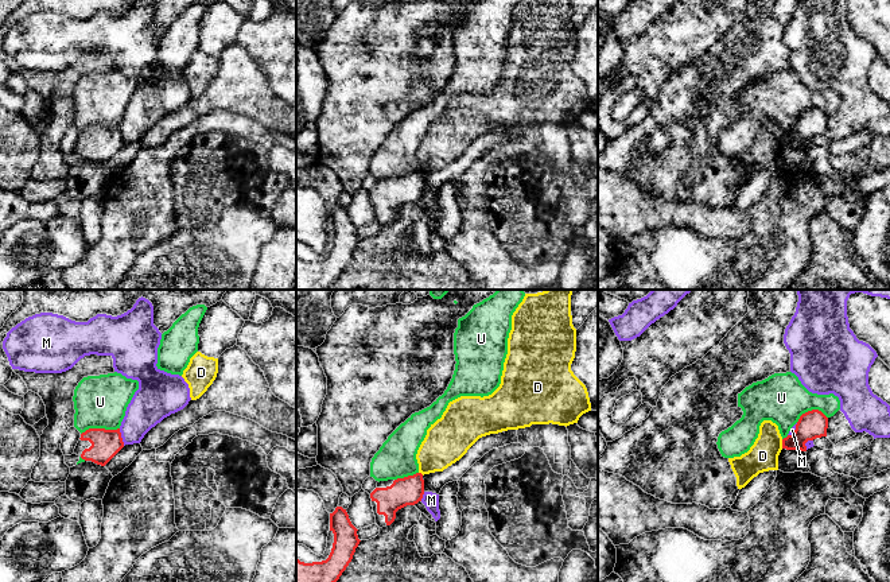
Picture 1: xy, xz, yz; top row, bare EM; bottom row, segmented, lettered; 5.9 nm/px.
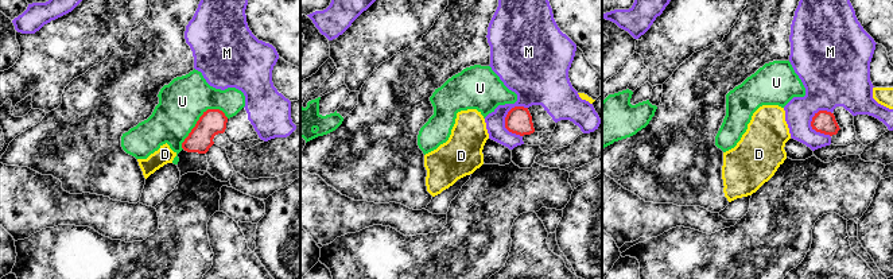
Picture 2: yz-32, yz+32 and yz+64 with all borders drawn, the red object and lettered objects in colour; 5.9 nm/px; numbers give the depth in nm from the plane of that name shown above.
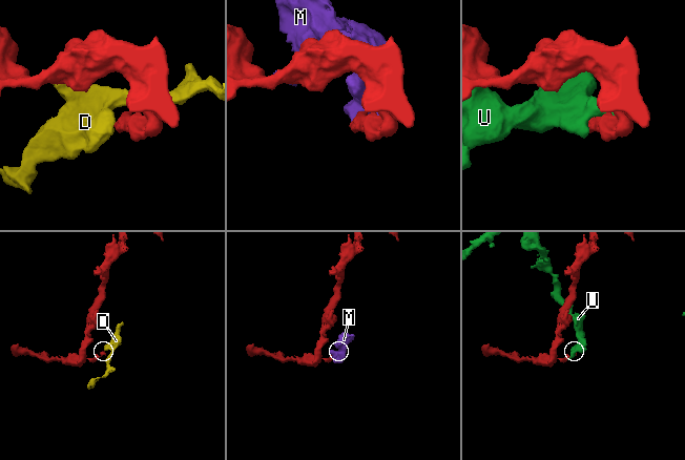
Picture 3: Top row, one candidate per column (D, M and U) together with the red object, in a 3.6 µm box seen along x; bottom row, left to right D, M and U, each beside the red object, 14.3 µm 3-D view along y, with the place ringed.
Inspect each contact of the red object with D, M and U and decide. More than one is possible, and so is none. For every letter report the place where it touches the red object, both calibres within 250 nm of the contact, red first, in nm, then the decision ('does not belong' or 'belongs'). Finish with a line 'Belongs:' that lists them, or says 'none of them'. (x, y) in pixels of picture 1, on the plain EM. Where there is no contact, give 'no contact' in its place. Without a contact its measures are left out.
D: contact yz (782, 142); calibres 170 and 180 nm; does not belong
M: contact xy (120, 135); calibres 180 and 220 nm; does not belong
U: contact xy (100, 127); calibres 180 and 320 nm; does not belong
Belongs: none of them

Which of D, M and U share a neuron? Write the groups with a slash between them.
D / M / U

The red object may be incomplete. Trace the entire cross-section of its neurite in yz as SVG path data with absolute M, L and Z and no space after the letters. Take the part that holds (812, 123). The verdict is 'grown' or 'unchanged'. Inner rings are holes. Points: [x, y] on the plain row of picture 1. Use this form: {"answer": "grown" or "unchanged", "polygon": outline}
{"answer": "unchanged", "polygon": "M819 108L802 112L792 133L782 137L782 147L807 150L805 141L827 135L828 116Z"}

